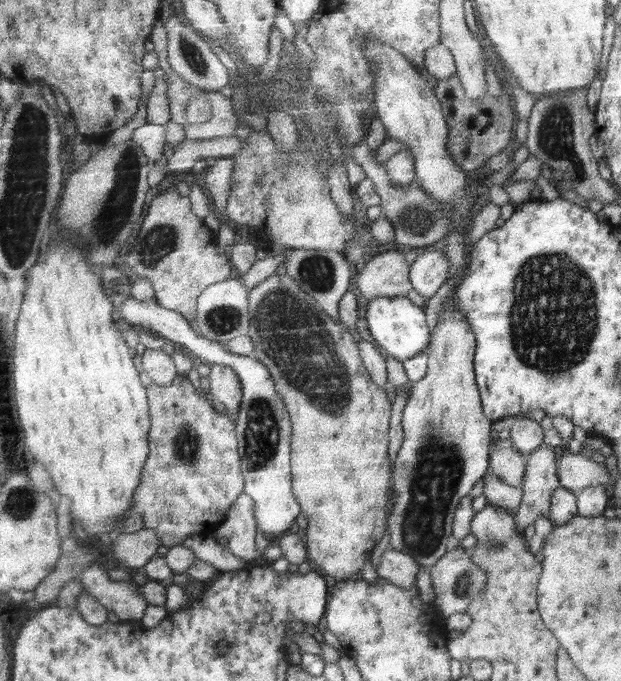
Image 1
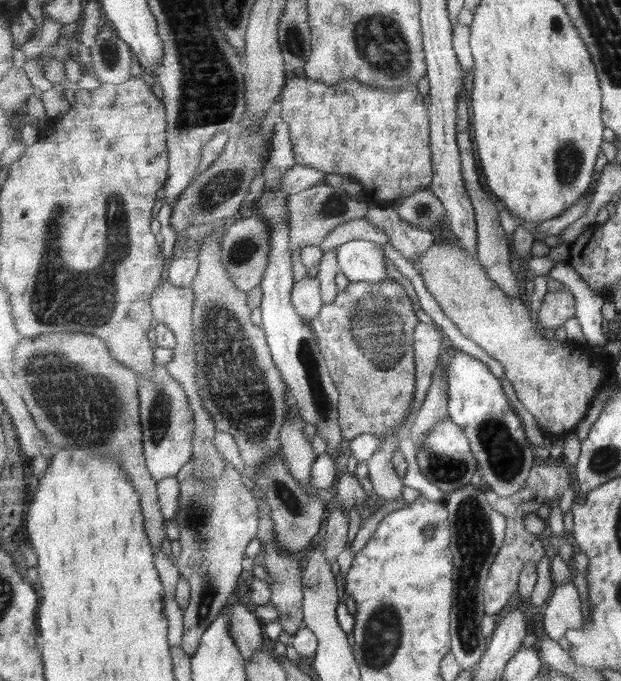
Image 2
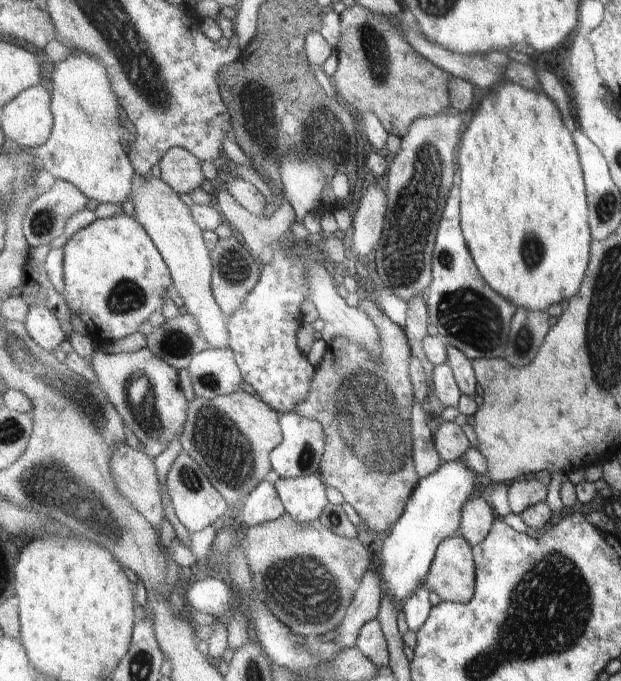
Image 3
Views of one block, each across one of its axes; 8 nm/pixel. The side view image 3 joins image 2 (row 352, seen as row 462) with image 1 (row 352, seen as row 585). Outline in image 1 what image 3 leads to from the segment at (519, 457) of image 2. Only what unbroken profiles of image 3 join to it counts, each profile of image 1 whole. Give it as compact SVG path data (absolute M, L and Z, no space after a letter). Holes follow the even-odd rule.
M382 297L369 302L366 316L368 330L376 345L386 356L404 364L406 374L413 384L421 381L428 372L427 347L430 347L432 334L424 310L406 297Z

